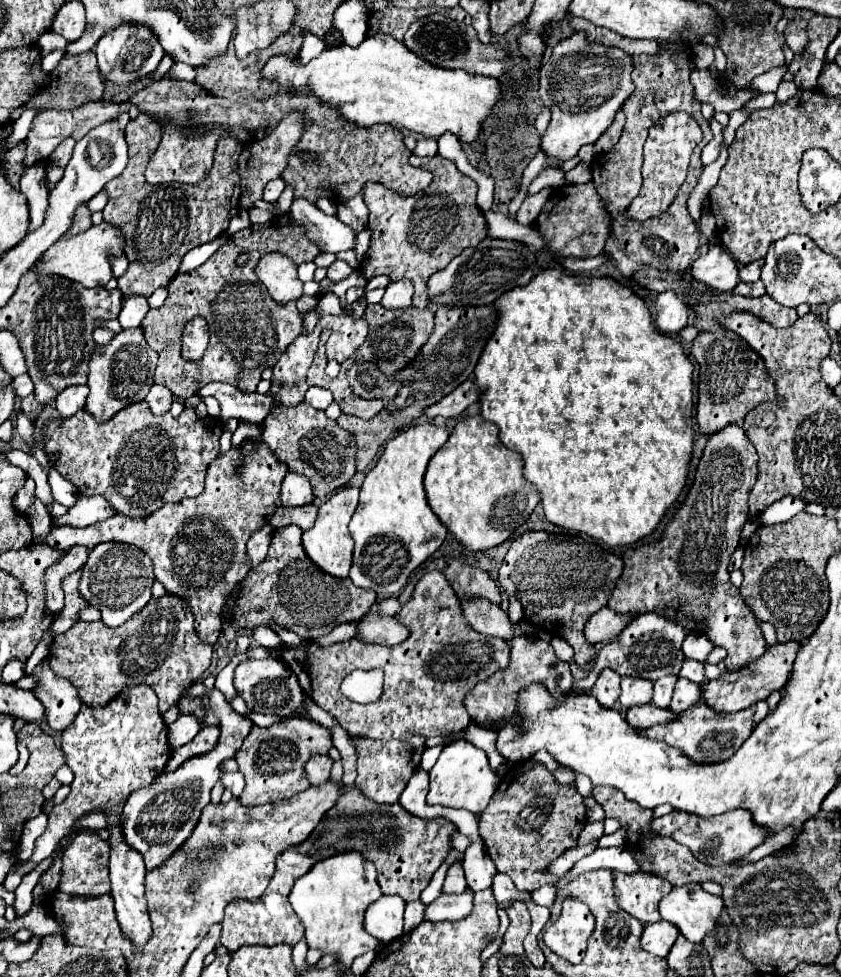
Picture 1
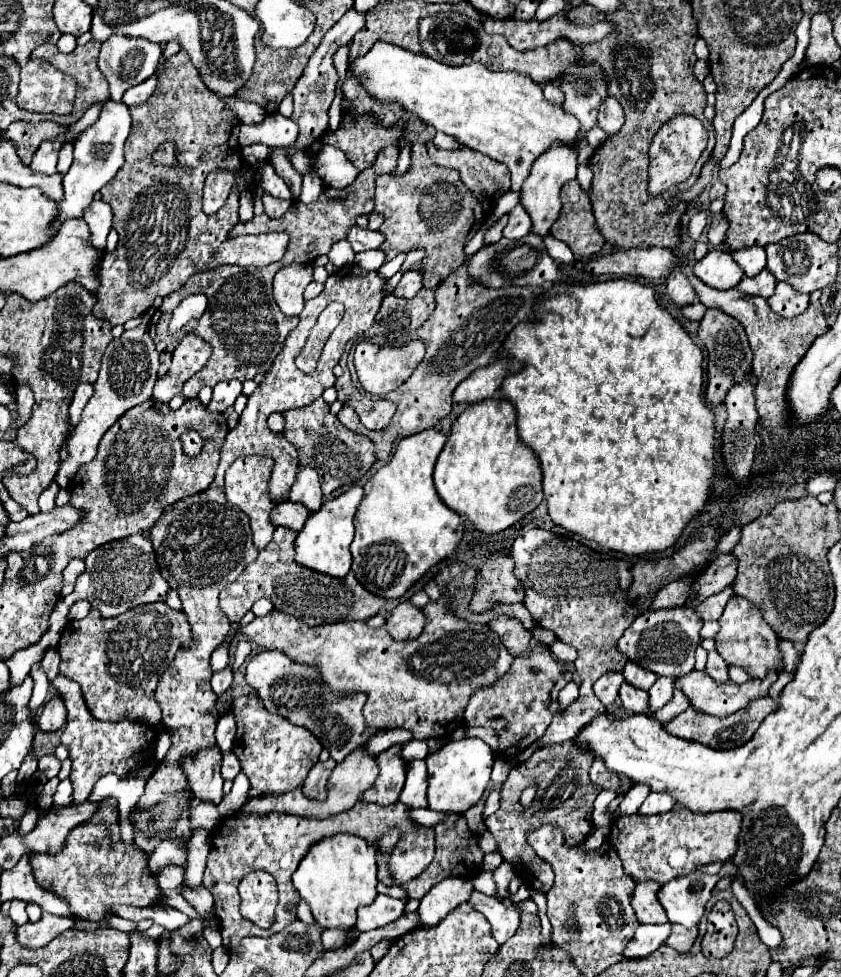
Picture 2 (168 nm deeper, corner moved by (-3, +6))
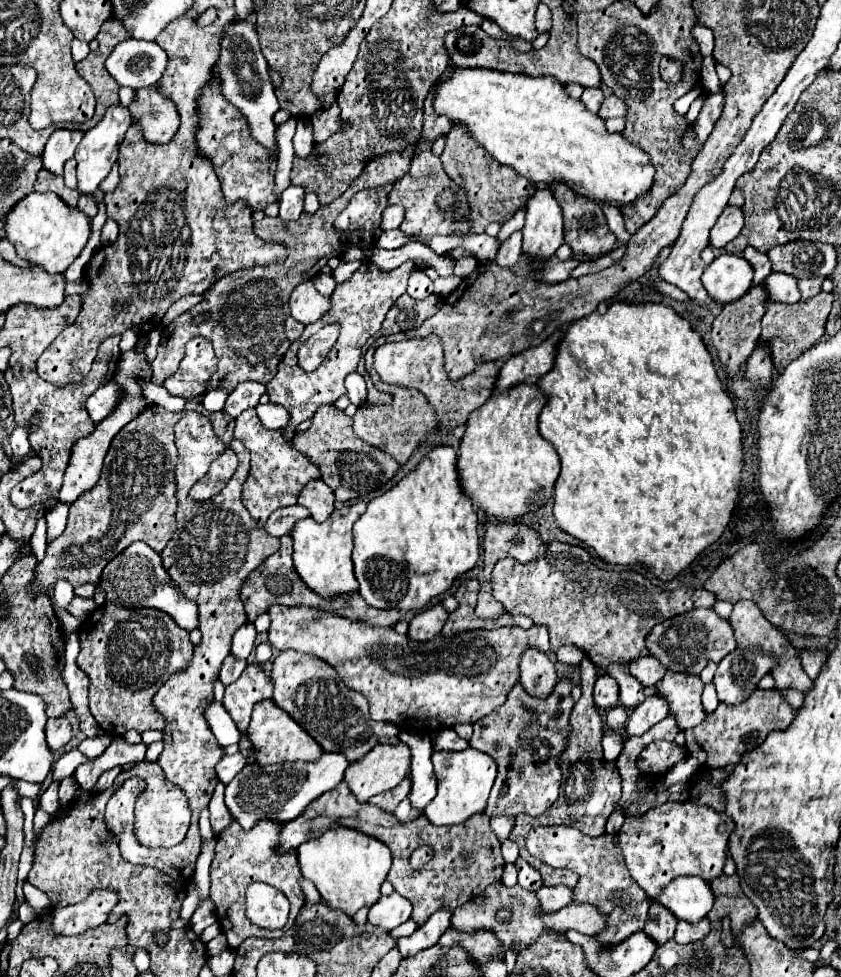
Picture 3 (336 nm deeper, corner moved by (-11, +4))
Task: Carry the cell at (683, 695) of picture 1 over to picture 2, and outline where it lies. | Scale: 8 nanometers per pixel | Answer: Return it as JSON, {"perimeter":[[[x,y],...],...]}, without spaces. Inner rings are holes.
{"perimeter":[[[678,688],[674,690],[674,698],[670,700],[670,704],[666,704],[662,710],[656,710],[654,716],[660,720],[660,722],[668,722],[672,720],[674,716],[678,716],[680,712],[684,712],[688,708],[688,696],[684,696],[684,692],[680,692]]]}

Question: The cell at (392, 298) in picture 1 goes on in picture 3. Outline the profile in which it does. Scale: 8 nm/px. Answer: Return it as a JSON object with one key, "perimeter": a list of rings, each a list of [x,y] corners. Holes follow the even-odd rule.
{"perimeter":[[[412,272],[408,280],[408,294],[412,298],[428,298],[432,290],[434,290],[434,284],[424,272]]]}

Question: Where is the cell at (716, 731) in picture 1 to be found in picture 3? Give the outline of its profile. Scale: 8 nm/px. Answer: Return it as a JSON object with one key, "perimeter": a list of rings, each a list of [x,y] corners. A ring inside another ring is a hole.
{"perimeter":[[[772,690],[754,692],[746,702],[738,706],[720,704],[712,716],[708,716],[700,726],[686,730],[686,750],[690,756],[698,758],[702,766],[708,768],[728,768],[740,764],[740,758],[746,752],[756,750],[764,738],[774,730],[786,730],[792,724],[794,708],[782,698],[782,694]]]}

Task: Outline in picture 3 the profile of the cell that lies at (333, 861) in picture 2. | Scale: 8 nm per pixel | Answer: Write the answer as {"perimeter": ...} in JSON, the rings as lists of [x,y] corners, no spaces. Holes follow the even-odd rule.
{"perimeter":[[[330,826],[324,834],[298,846],[298,864],[302,876],[316,884],[320,896],[332,908],[354,916],[362,906],[372,906],[380,898],[380,886],[386,880],[392,856],[384,842],[364,832],[346,826]]]}

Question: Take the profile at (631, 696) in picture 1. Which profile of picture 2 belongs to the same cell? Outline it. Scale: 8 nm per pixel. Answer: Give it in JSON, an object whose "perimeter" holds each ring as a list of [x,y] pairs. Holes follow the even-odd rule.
{"perimeter":[[[628,662],[628,664],[624,666],[622,674],[624,674],[624,678],[626,678],[628,684],[632,684],[634,688],[640,688],[640,690],[650,690],[650,686],[656,682],[654,672],[648,672],[648,670],[640,668],[640,666],[634,664],[634,662]]]}

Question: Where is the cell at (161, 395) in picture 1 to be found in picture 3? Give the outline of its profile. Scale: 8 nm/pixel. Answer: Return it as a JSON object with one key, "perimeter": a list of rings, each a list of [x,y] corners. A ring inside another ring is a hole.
{"perimeter":[[[196,336],[186,346],[186,356],[172,378],[166,378],[164,386],[170,394],[186,400],[202,396],[208,390],[208,380],[216,372],[216,356],[212,344]]]}

